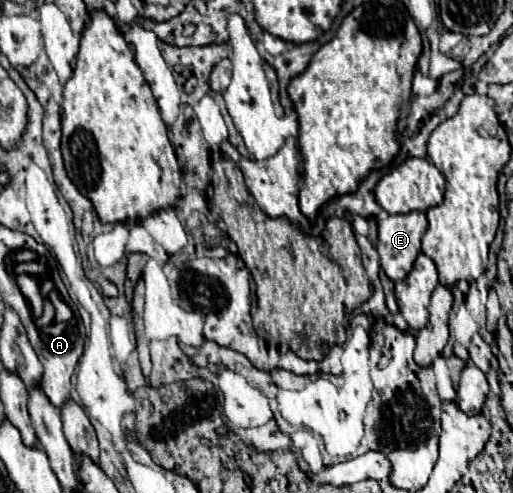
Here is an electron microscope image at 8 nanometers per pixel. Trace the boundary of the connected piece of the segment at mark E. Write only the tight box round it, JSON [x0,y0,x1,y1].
[377,213,427,281]

